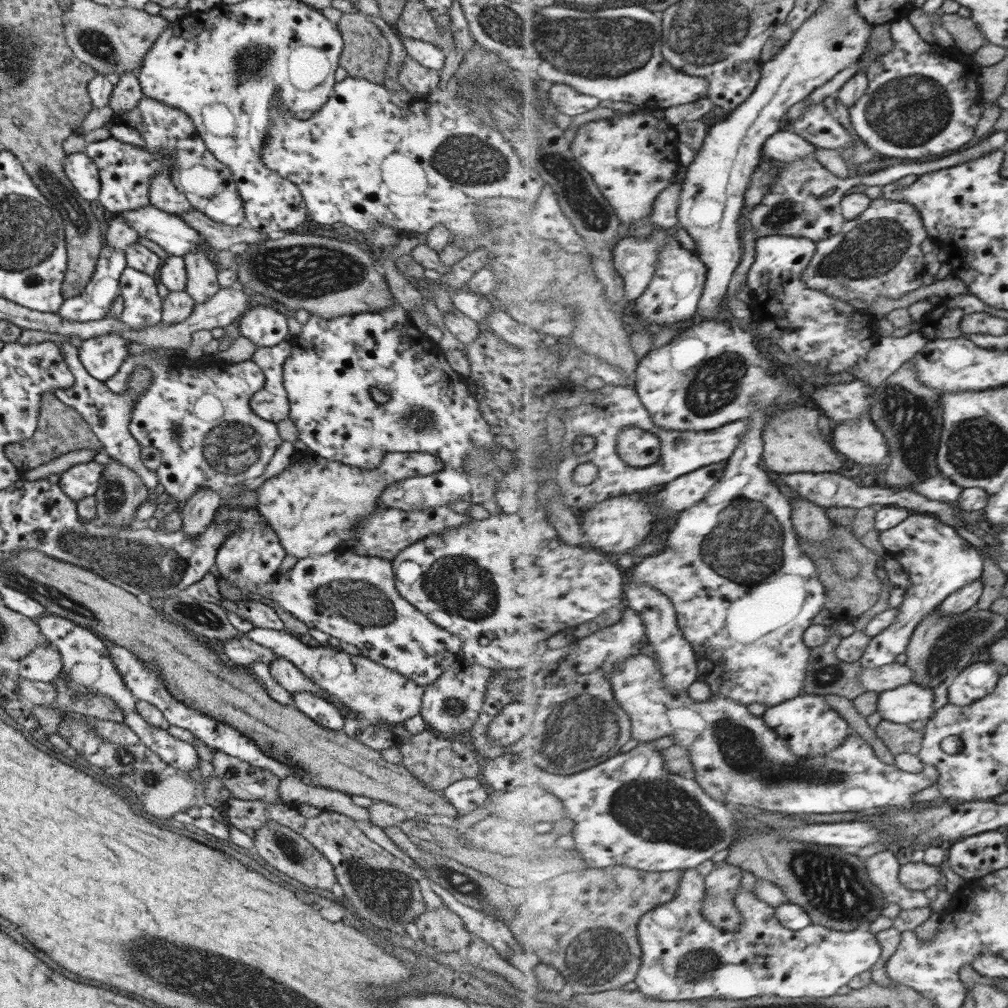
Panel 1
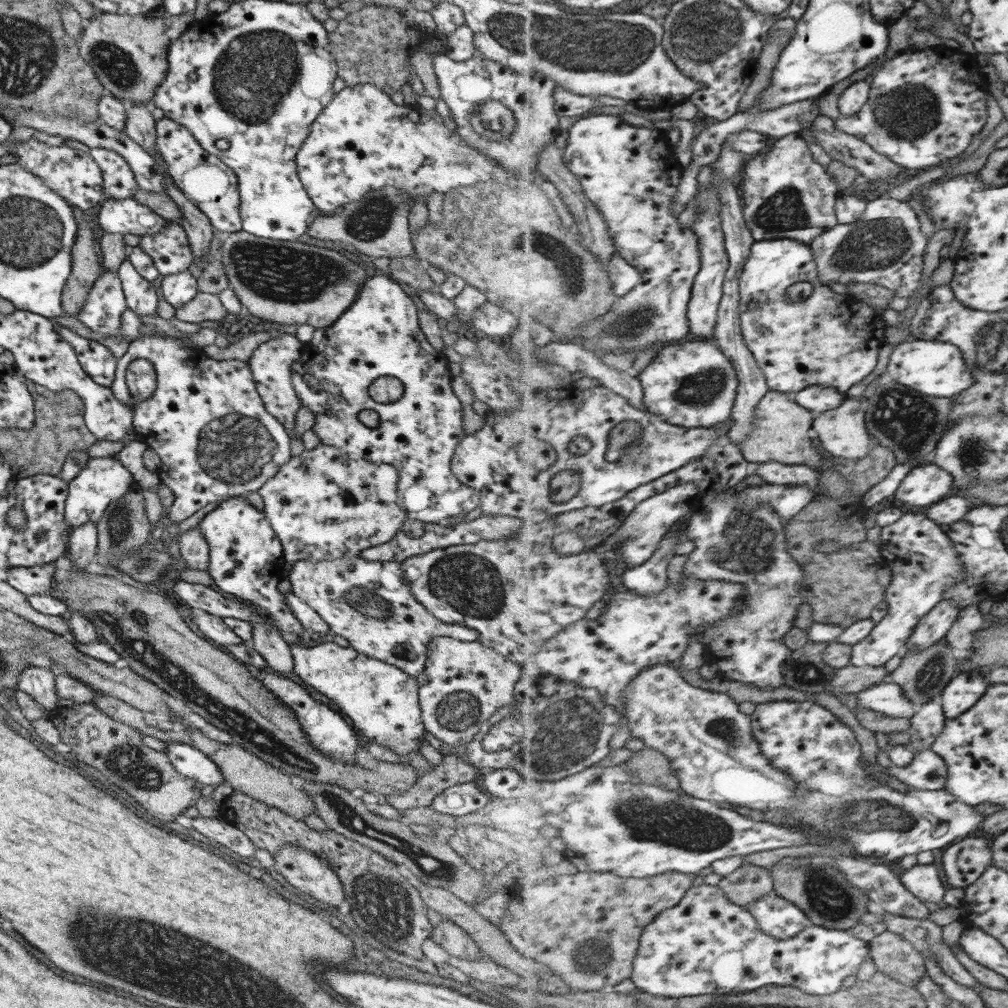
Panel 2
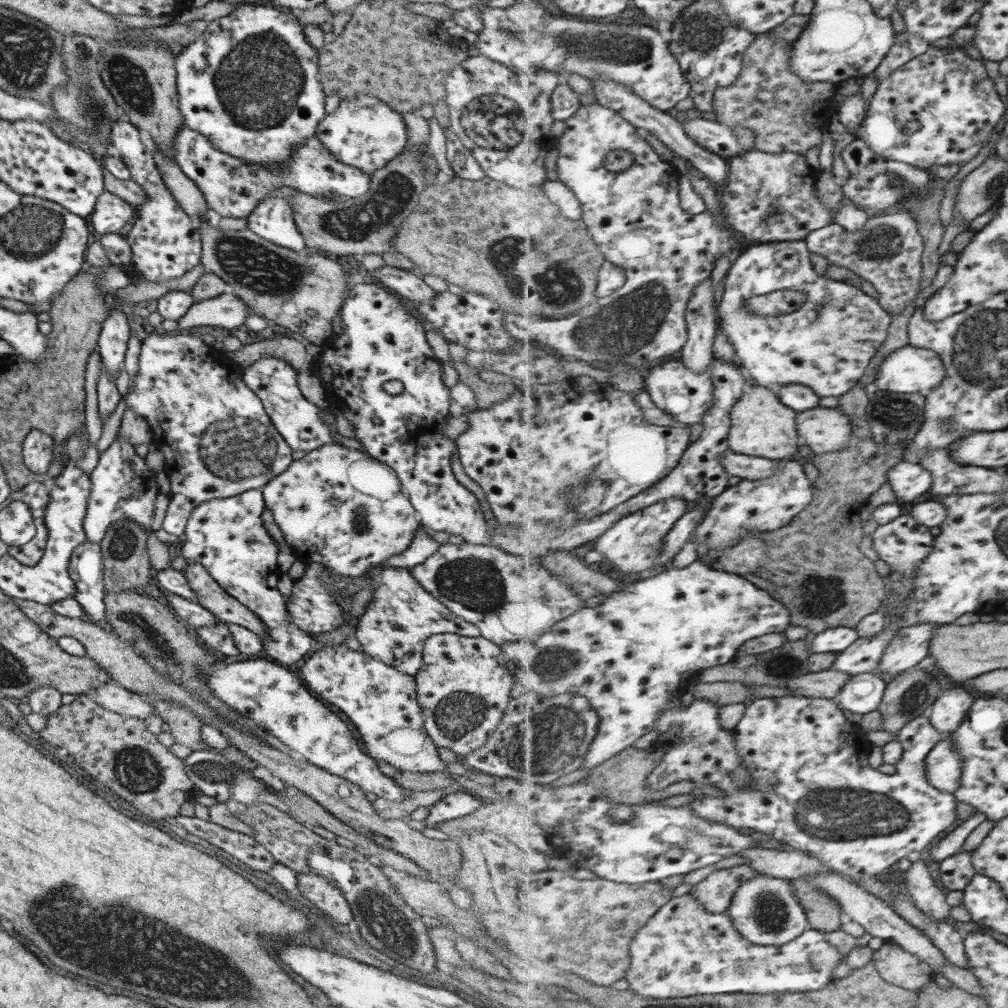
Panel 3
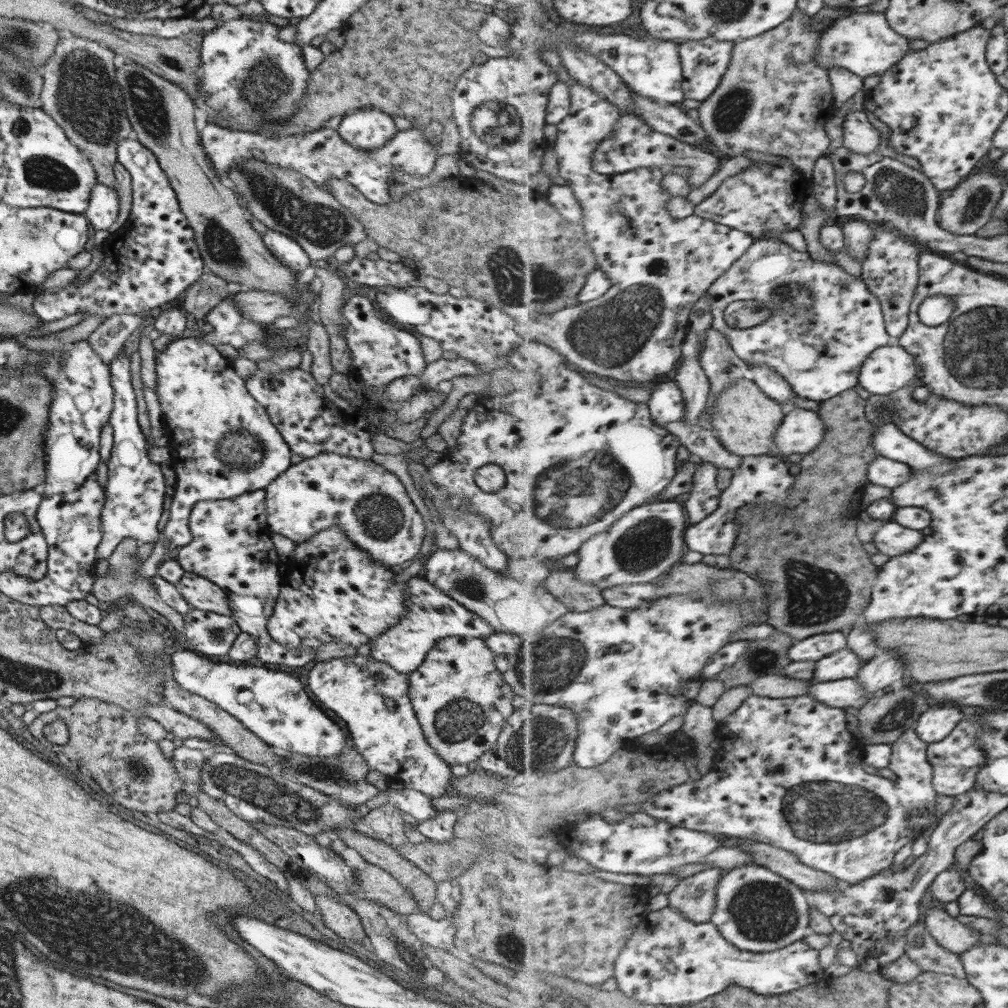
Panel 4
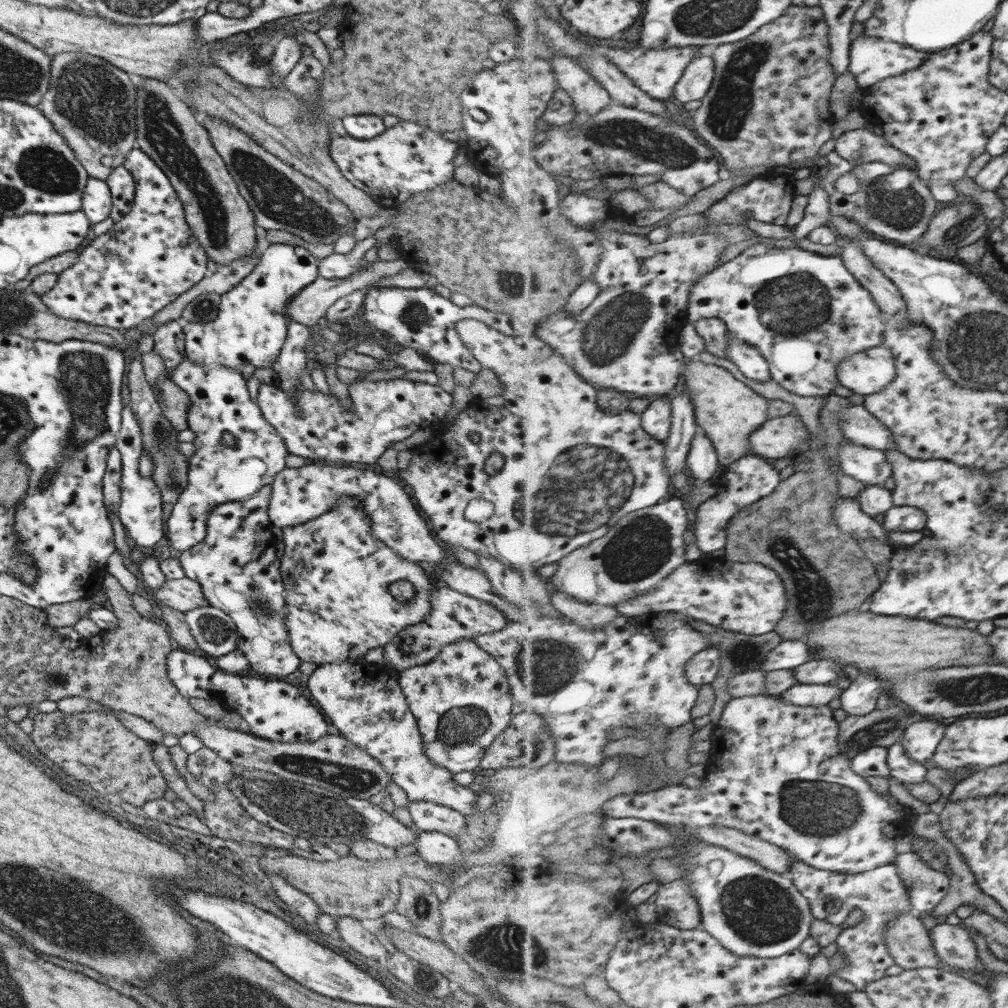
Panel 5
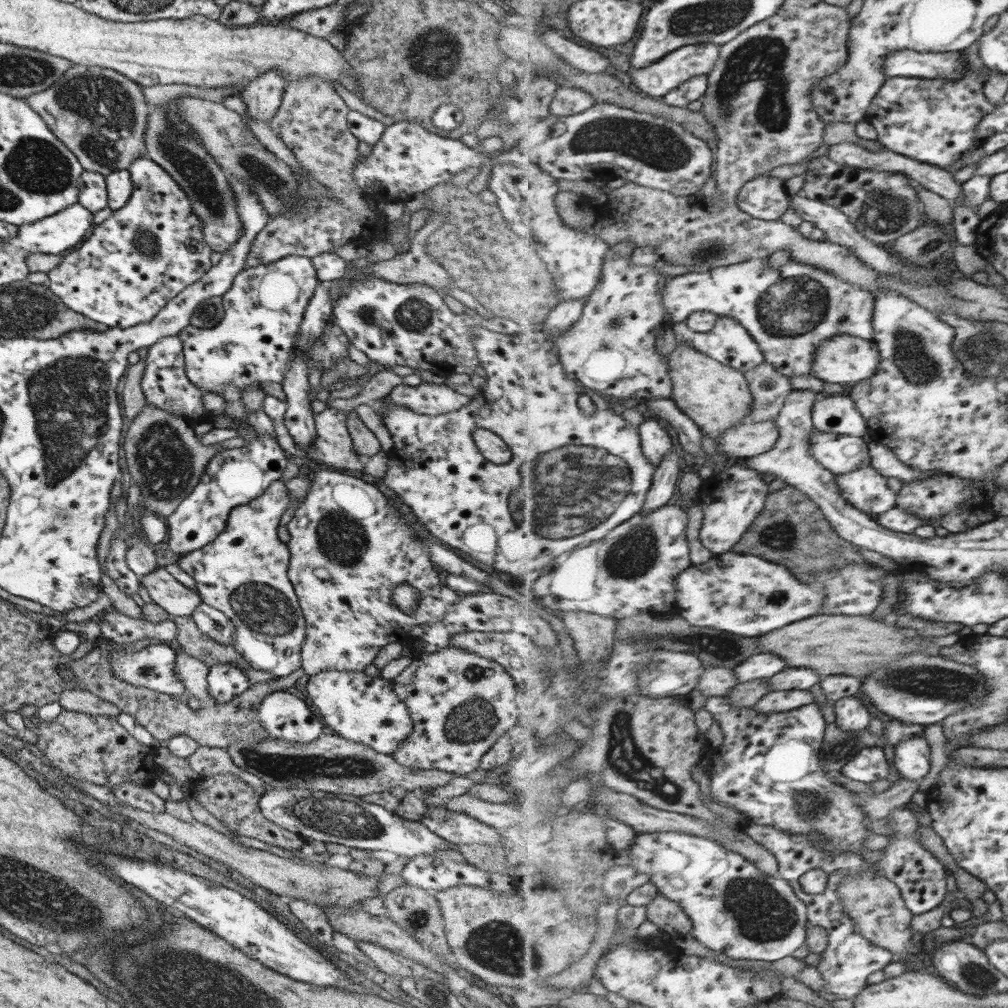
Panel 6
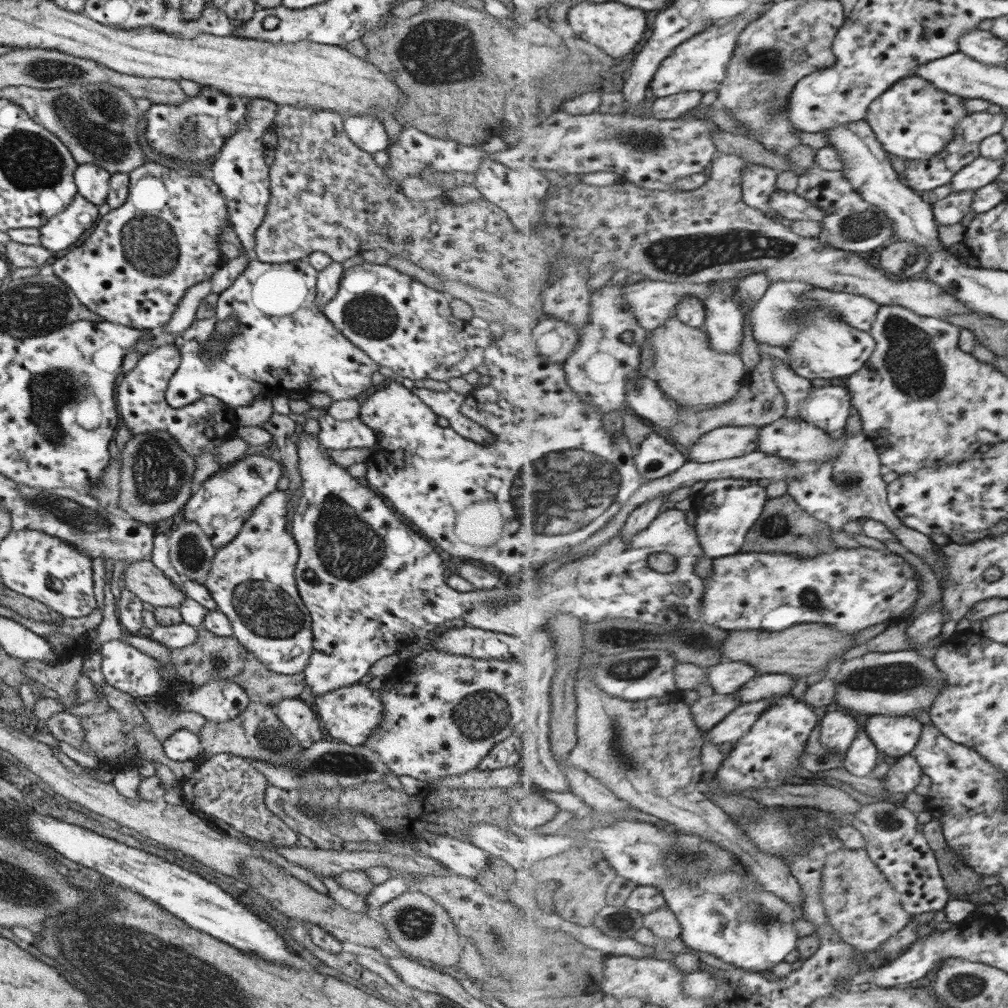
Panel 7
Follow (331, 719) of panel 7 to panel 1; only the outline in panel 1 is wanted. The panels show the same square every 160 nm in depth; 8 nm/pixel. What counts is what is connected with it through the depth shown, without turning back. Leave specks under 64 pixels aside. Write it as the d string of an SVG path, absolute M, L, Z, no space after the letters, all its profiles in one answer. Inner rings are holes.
M253 627L245 635L249 640L270 648L275 656L294 664L313 684L330 694L336 702L341 702L363 722L371 725L386 723L402 726L407 718L419 714L423 688L383 665L359 655L351 656L339 648L323 645L311 647L288 630Z

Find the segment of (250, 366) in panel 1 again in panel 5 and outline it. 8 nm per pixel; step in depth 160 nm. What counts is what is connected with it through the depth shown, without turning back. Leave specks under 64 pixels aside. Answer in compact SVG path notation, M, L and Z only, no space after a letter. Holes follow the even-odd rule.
M186 356L178 362L171 371L164 372L168 380L179 387L189 397L190 405L186 412L188 429L193 431L194 453L188 458L187 484L183 492L173 504L169 517L164 522L164 536L162 545L170 545L175 550L183 552L205 538L205 521L211 509L217 504L247 500L251 498L263 485L270 485L274 476L285 468L285 457L288 455L283 440L277 431L263 419L257 404L251 402L246 388L246 381L239 371L225 368L221 364L205 366L187 360ZM223 433L231 434L234 438L232 448L223 446Z

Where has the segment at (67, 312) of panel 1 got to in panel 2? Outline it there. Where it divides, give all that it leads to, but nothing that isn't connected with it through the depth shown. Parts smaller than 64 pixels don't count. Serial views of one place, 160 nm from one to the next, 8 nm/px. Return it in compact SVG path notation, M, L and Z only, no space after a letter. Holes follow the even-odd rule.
M104 270L96 278L77 319L91 331L112 336L121 328L121 314L128 308L117 272Z

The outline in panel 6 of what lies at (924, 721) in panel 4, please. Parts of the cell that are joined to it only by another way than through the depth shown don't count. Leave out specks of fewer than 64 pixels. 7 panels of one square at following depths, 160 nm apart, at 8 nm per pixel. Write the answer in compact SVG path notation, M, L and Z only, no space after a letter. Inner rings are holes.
M910 736L895 748L892 763L899 775L917 783L931 770L931 746L921 736Z

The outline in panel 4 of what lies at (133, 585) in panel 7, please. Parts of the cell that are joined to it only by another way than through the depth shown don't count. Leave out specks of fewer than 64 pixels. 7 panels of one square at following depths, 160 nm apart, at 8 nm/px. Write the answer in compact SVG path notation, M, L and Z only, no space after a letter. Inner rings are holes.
M184 571L175 587L190 608L216 612L232 618L228 604L229 595L206 578Z

